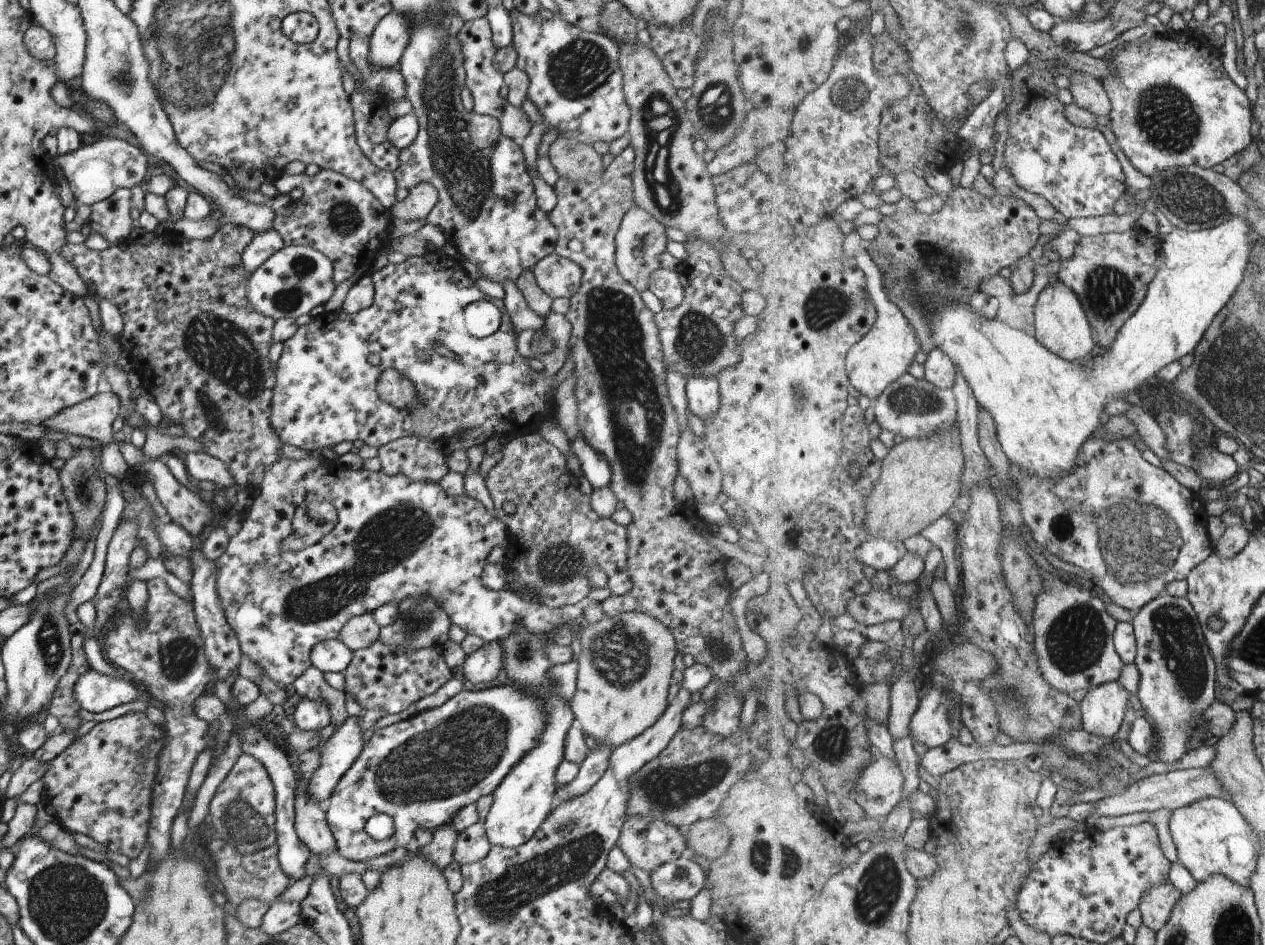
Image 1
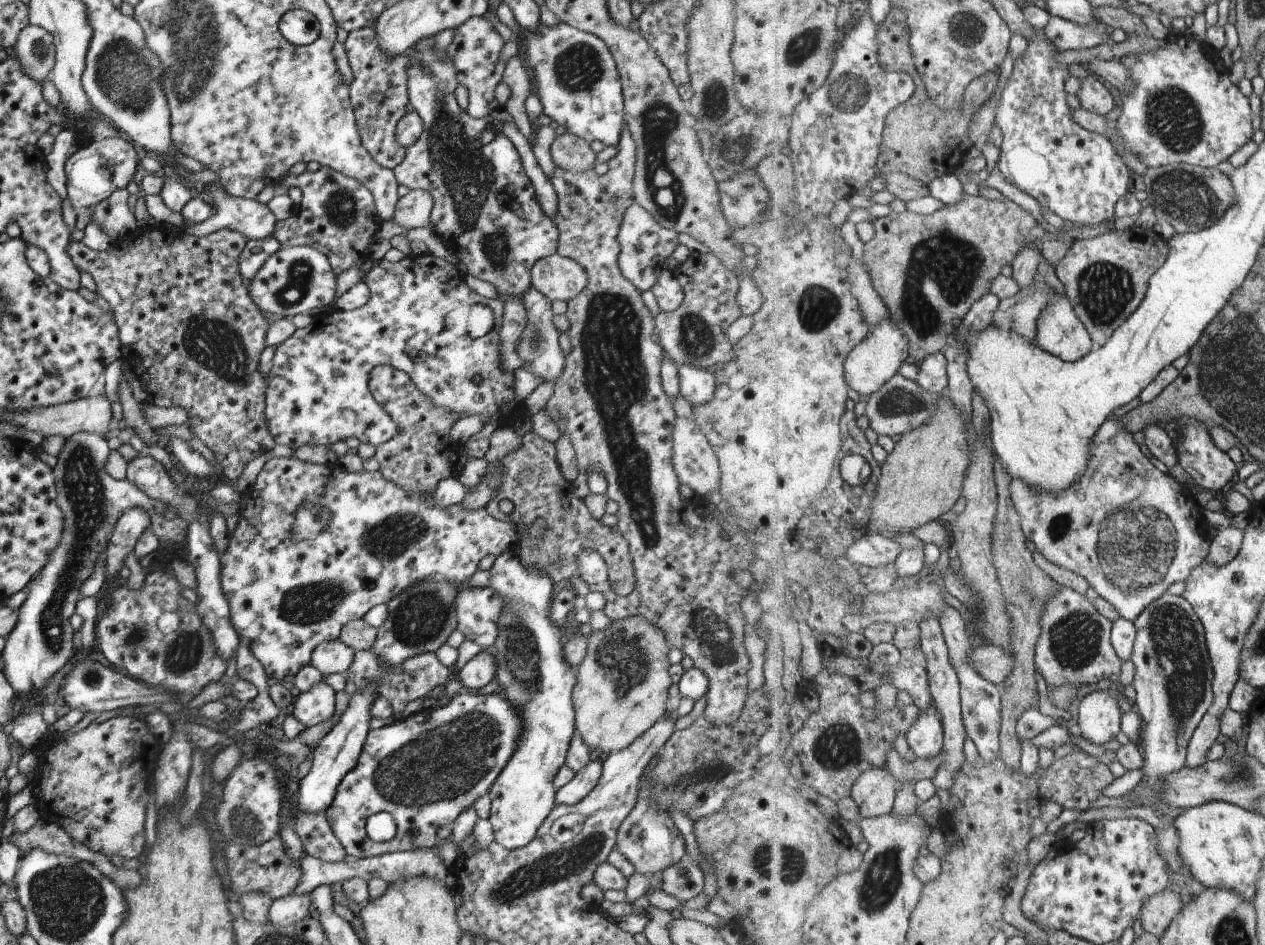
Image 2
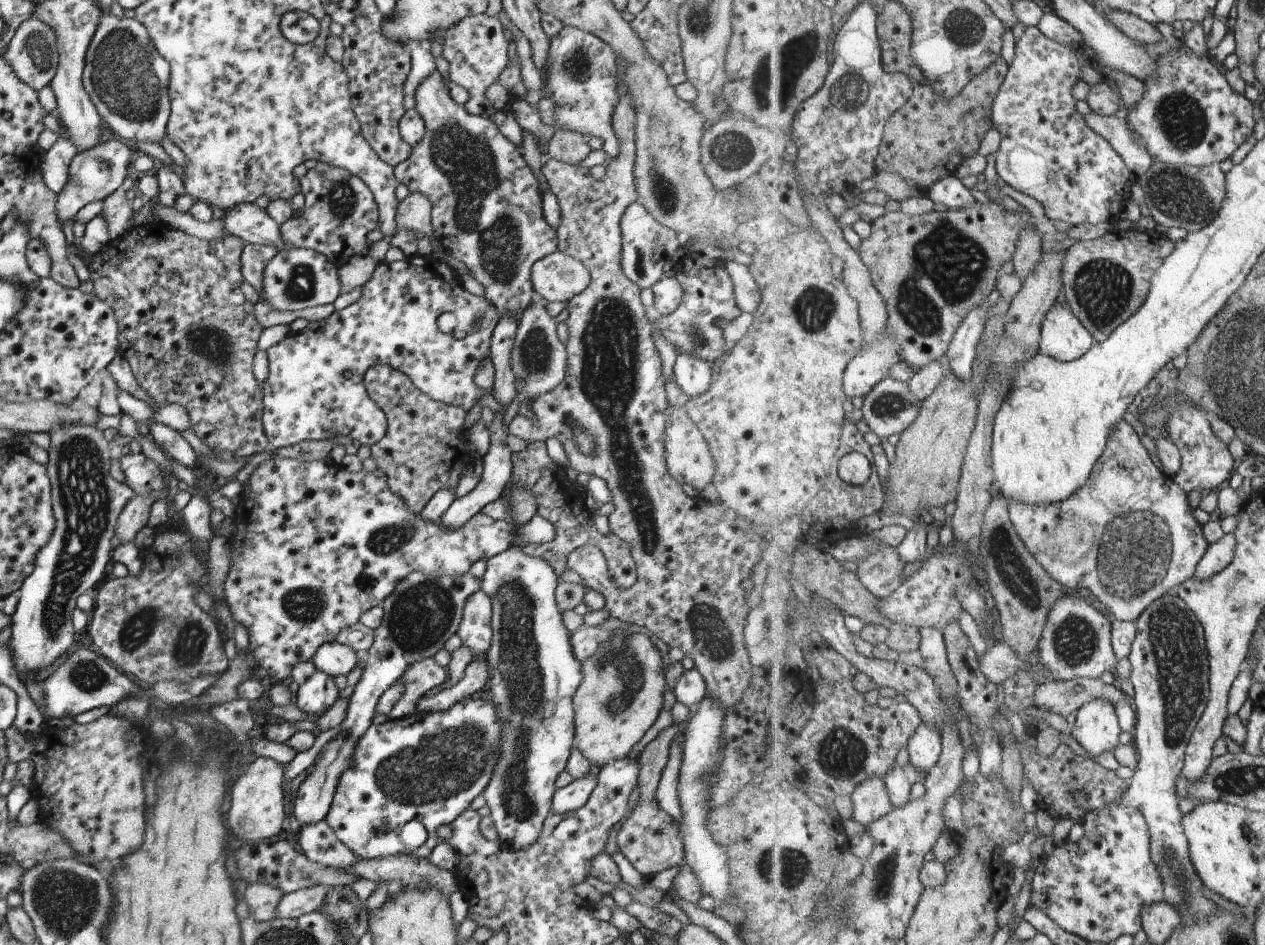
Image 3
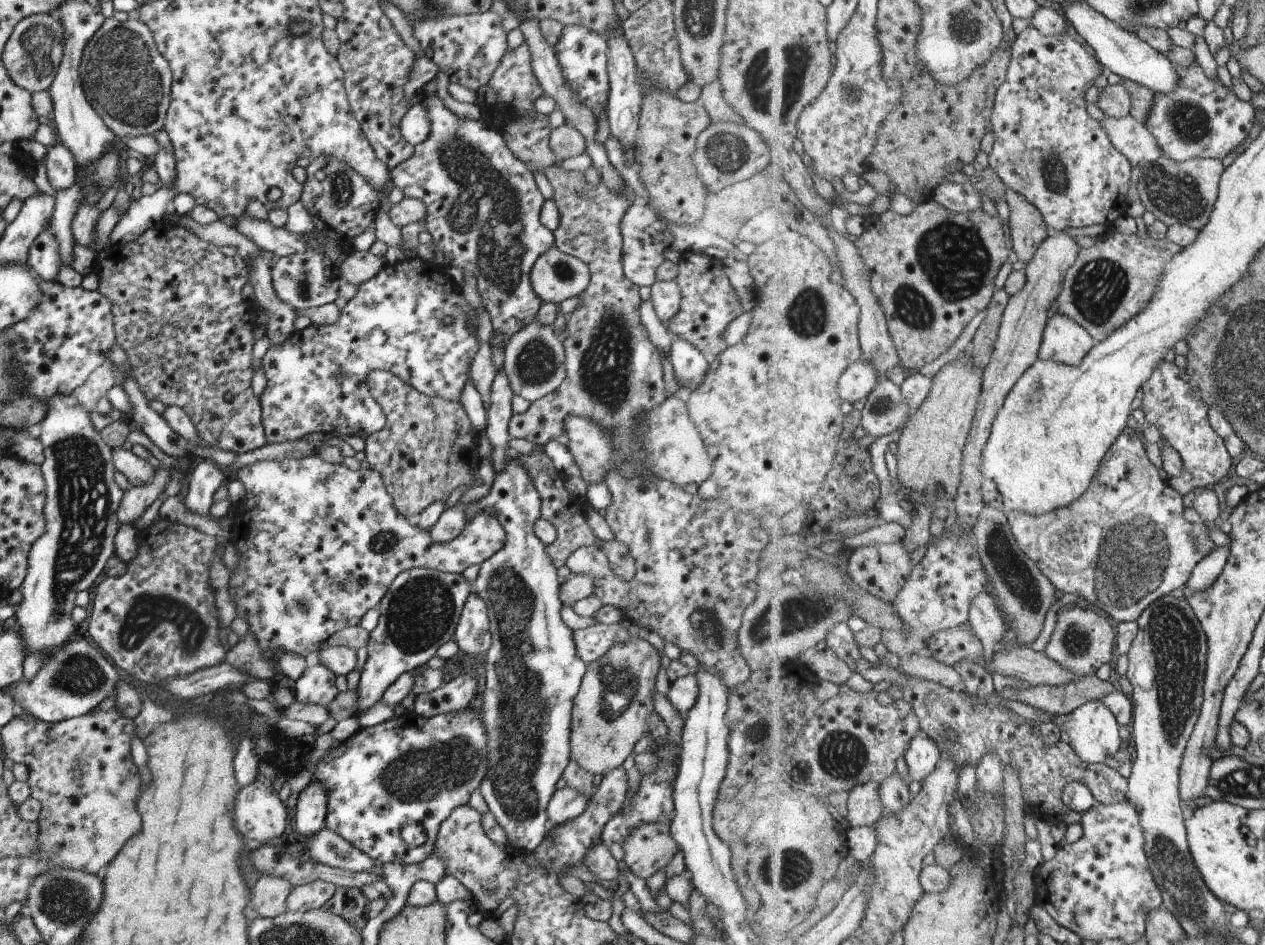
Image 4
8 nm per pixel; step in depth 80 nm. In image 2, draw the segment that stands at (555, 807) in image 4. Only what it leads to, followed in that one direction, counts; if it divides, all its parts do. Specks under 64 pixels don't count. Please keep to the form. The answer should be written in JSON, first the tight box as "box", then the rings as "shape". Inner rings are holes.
{"box":[554,757,602,806],"shape":[[[591,757],[590,763],[585,764],[583,770],[576,772],[575,776],[565,786],[561,786],[555,792],[554,805],[573,806],[585,798],[598,782],[602,761],[602,758]]]}

